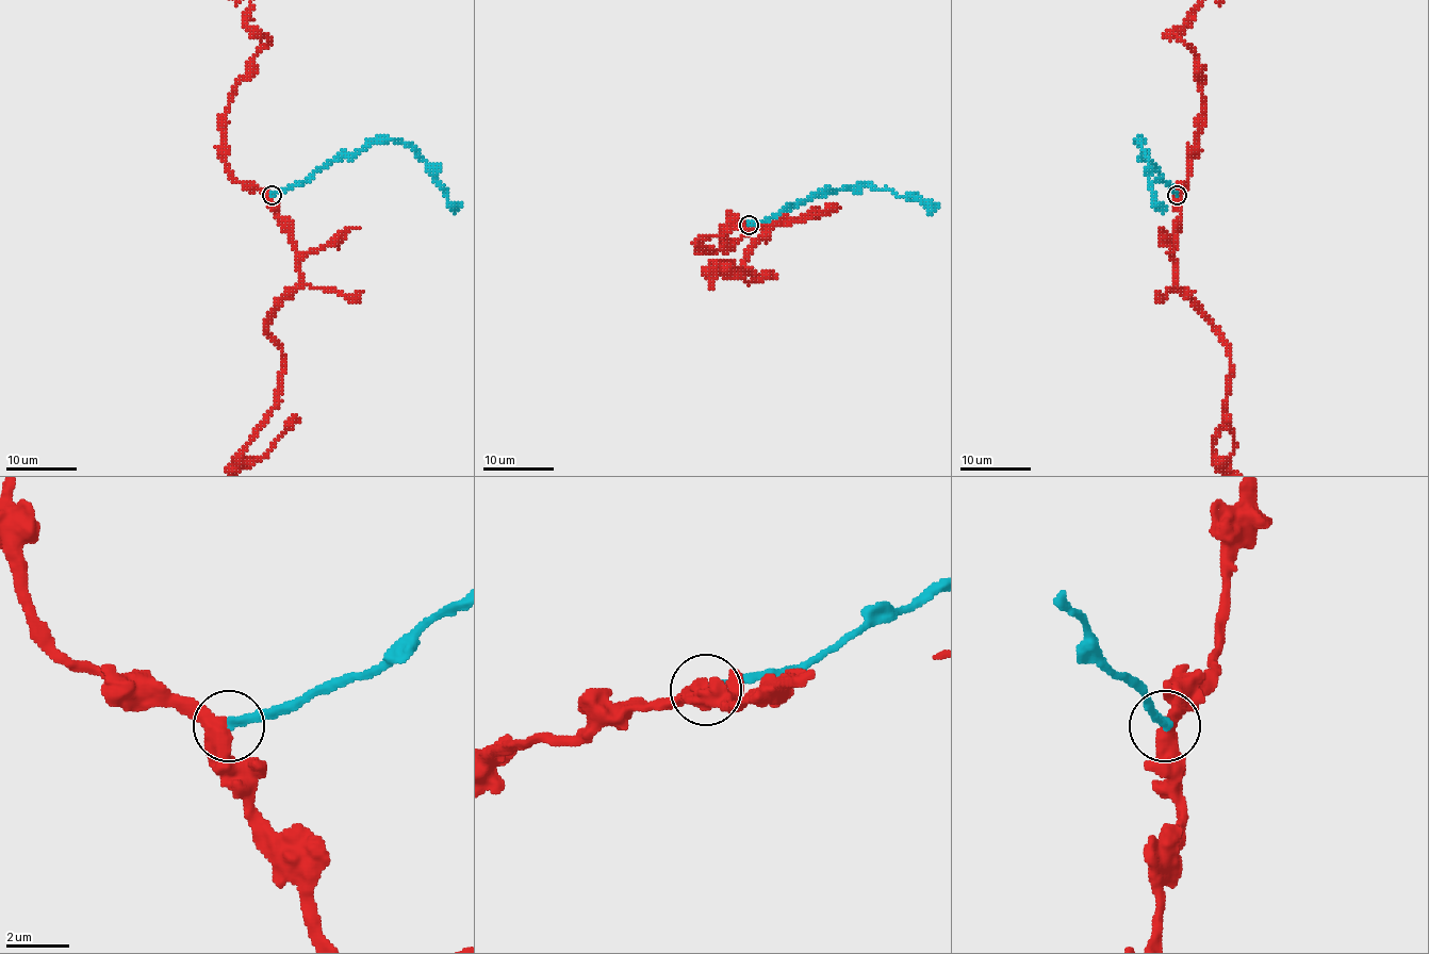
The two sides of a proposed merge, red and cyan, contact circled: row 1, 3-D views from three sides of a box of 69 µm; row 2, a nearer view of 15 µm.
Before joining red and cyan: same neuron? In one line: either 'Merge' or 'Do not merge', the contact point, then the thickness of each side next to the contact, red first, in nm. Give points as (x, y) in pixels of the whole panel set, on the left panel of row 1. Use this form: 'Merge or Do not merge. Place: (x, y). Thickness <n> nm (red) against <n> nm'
Merge. Place: (272, 195). Thickness 480 nm (red) against 240 nm

